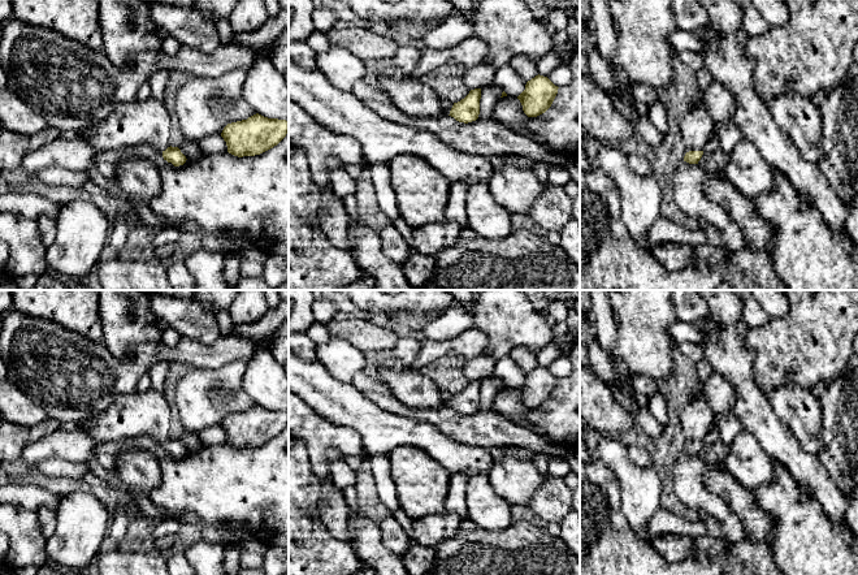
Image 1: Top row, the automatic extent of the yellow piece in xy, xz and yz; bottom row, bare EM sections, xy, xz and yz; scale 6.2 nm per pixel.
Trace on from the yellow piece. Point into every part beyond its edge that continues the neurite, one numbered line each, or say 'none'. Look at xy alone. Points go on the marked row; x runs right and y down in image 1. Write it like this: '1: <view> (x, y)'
1: xy (138, 122)

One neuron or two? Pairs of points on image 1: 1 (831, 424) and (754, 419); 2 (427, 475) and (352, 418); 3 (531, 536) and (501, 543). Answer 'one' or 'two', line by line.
1: two
2: two
3: one

